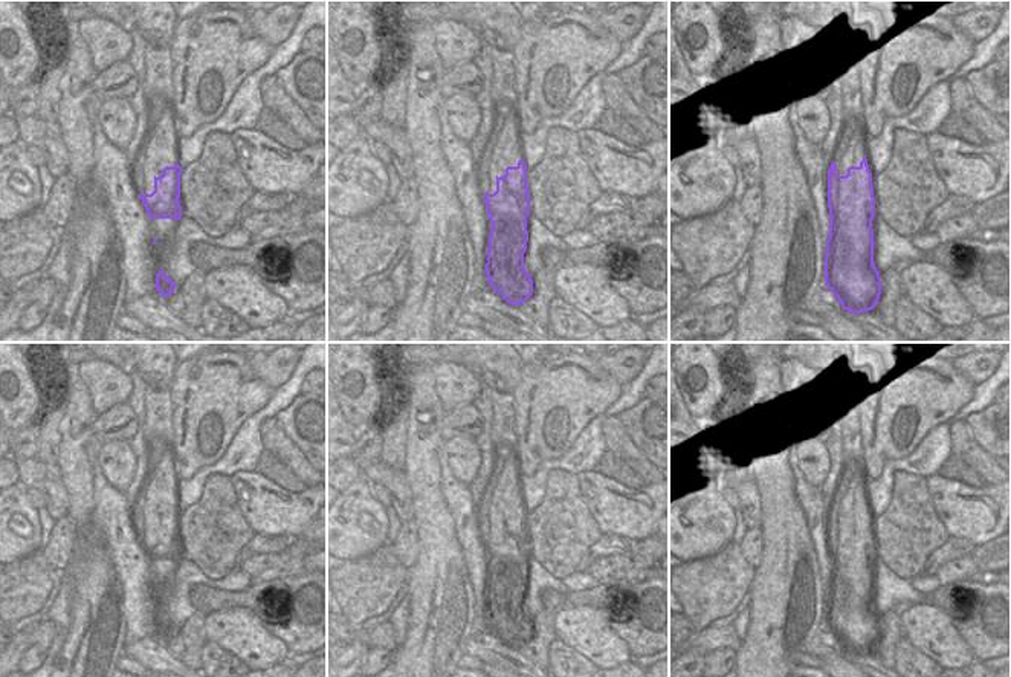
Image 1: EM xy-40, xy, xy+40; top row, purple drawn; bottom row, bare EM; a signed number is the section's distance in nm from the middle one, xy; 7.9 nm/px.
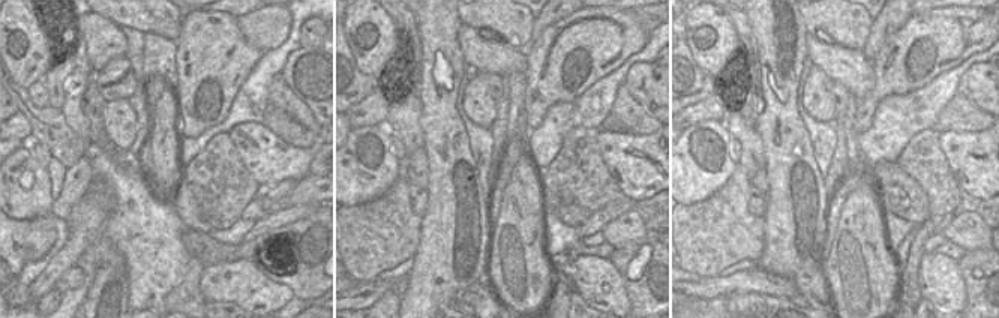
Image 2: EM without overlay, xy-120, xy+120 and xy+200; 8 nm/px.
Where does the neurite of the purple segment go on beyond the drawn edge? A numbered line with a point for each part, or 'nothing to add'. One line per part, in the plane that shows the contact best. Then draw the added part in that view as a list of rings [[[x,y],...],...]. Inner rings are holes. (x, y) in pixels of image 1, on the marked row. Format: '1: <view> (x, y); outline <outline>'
1: xy-40 (161, 149); outline [[[162,110],[151,127],[151,133],[142,148],[145,151],[144,168],[137,176],[139,194],[154,191],[154,179],[163,174],[165,167],[176,167],[179,162],[177,131],[174,116]]]

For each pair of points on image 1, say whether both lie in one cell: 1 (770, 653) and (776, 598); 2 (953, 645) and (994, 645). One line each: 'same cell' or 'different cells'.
1: same cell
2: different cells

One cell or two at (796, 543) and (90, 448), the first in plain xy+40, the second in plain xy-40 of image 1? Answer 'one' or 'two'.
two

